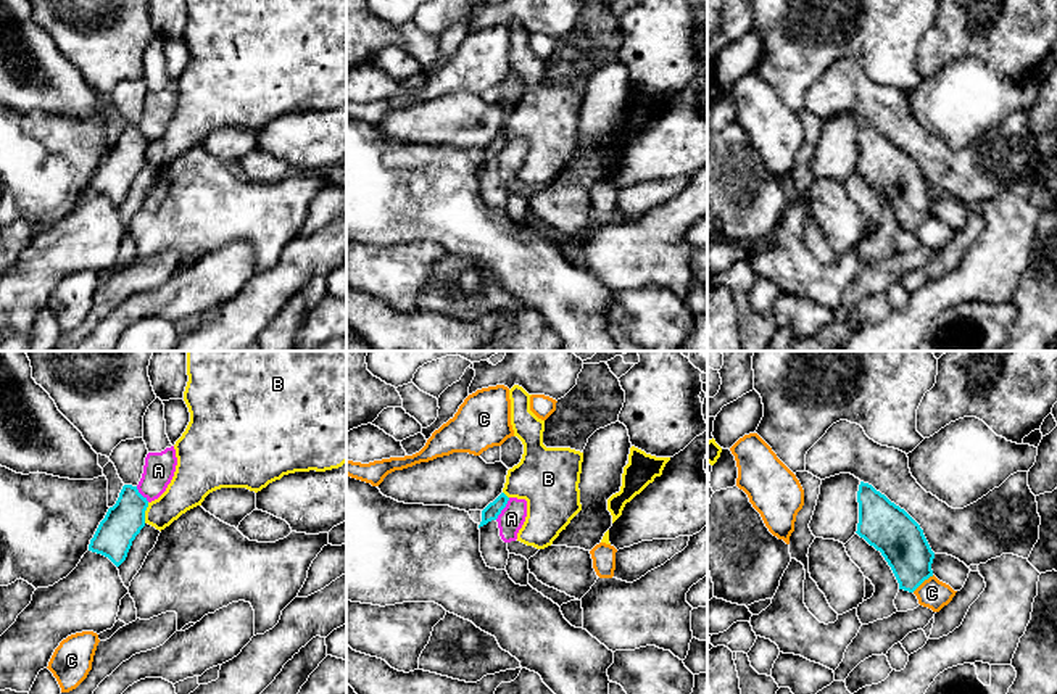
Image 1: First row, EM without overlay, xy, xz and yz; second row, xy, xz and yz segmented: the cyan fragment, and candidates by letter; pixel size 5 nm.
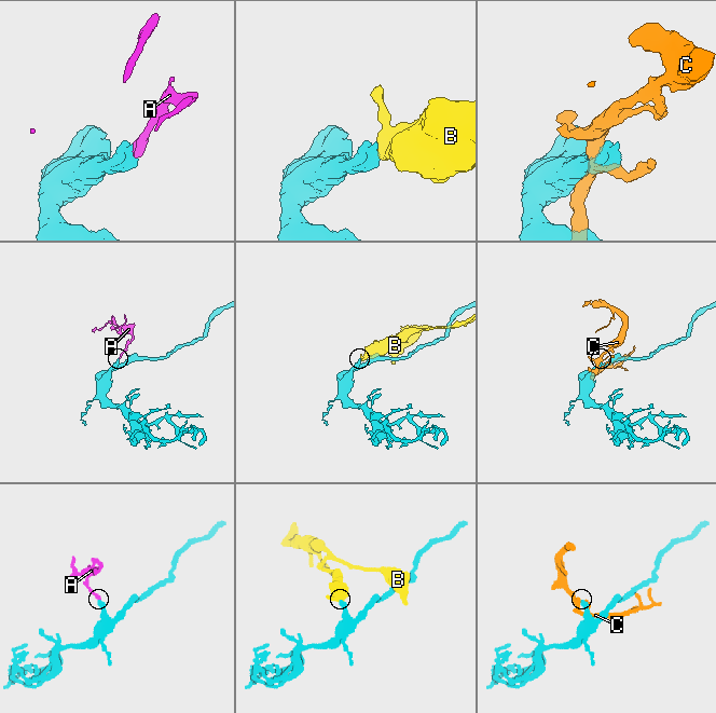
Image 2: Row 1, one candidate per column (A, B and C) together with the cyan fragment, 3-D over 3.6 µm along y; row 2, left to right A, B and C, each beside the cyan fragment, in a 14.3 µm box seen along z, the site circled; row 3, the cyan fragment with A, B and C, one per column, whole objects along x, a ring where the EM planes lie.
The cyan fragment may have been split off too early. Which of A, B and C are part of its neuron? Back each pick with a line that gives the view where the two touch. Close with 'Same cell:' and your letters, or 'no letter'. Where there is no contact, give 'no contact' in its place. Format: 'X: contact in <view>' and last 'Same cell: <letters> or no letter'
Same cell: no letter

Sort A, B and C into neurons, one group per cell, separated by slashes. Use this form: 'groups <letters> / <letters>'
groups A / B / C

